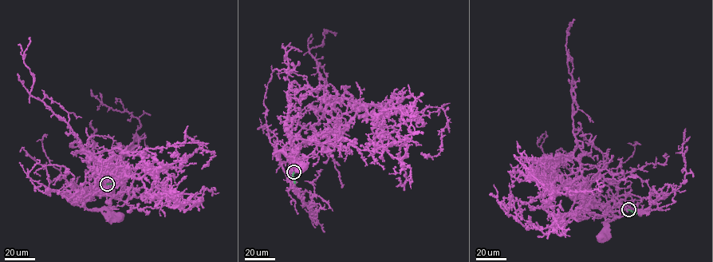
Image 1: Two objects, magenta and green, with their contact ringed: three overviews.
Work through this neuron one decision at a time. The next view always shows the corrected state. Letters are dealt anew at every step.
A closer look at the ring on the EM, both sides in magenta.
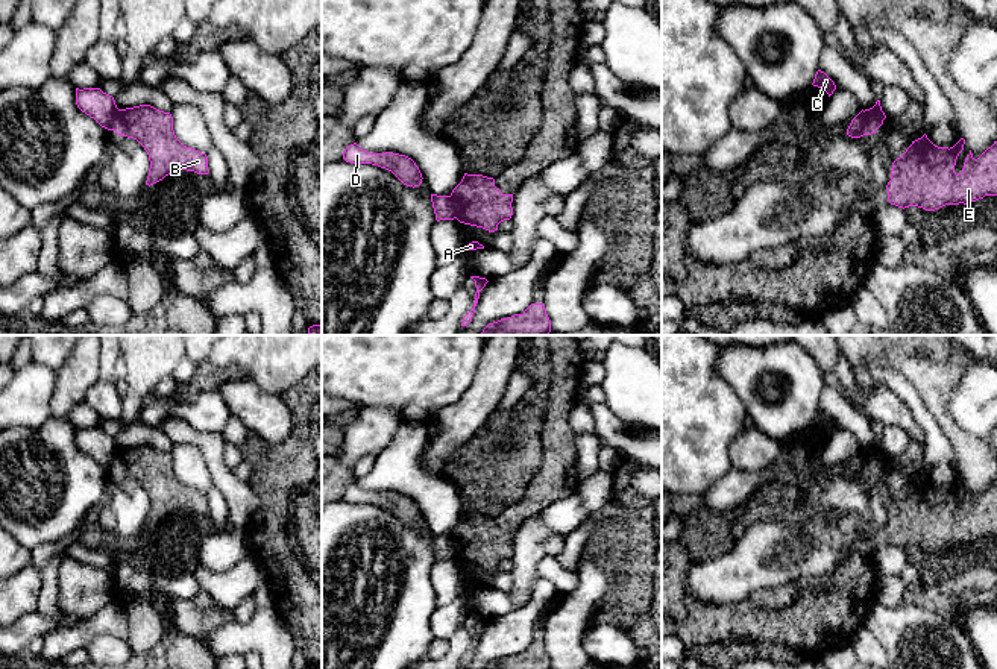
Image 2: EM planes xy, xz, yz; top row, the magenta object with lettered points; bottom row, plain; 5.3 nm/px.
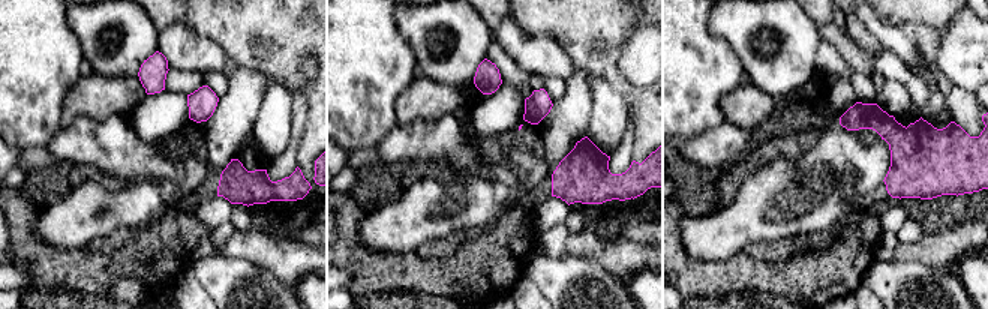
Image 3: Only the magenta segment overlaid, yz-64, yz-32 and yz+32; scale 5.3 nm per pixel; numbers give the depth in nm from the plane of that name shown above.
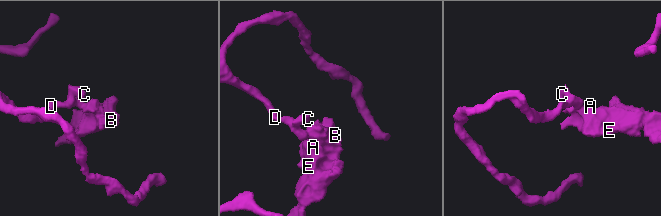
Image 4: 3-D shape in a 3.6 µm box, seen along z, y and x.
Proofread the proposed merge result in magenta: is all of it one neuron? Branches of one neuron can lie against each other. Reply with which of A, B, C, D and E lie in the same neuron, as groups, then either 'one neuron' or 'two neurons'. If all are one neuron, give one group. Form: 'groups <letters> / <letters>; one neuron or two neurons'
groups A B E / C D; two neurons

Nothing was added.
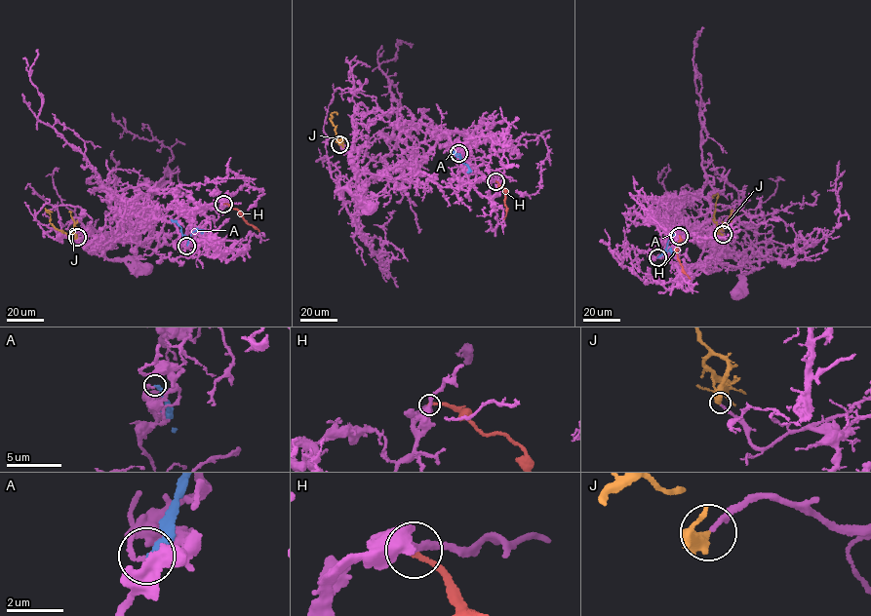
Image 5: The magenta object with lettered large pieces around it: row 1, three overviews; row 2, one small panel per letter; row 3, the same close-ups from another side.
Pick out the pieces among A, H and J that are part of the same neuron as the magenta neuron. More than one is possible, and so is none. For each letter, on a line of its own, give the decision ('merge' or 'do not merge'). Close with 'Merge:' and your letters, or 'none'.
A: do not merge
H: do not merge
J: merge
Merge: J

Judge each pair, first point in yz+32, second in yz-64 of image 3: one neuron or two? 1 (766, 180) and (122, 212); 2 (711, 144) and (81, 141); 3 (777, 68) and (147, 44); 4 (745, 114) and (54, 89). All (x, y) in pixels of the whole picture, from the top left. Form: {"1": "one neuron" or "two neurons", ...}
{"1": "one neuron", "2": "one neuron", "3": "one neuron", "4": "two neurons"}

